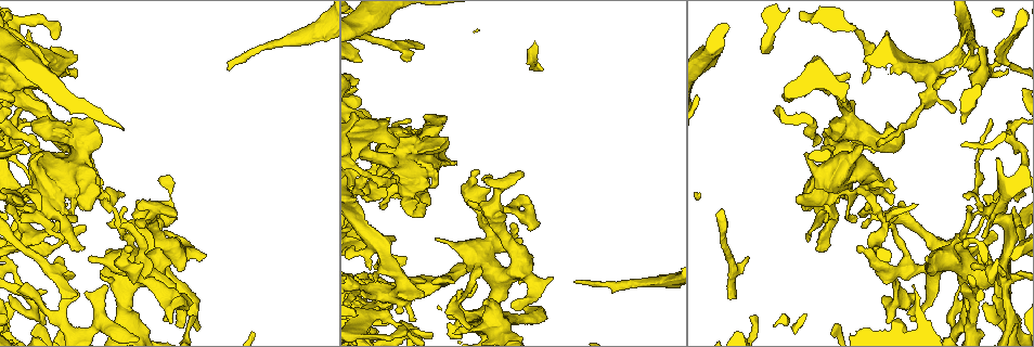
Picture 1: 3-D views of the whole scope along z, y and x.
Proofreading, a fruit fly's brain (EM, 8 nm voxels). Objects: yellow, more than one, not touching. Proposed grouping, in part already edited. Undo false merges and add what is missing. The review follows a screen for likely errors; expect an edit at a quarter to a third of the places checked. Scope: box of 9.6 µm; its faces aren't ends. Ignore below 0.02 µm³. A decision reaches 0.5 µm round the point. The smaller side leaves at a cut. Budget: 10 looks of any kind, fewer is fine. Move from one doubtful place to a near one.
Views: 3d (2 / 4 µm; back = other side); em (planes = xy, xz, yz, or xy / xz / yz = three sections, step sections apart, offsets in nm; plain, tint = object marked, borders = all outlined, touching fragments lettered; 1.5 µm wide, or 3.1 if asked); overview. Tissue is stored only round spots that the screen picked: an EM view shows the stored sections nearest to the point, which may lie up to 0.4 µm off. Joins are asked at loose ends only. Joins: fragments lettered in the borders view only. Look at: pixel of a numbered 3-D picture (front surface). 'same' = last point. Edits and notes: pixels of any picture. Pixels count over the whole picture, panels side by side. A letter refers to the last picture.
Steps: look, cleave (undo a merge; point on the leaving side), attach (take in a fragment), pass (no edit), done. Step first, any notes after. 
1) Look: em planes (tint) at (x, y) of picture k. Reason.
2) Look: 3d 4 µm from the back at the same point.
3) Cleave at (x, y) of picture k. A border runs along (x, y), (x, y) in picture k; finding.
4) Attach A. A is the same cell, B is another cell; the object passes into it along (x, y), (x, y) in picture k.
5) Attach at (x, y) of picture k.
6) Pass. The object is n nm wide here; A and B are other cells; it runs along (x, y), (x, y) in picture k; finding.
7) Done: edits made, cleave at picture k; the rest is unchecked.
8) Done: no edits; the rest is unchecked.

Look: em planes (plain) at (355, 88) of picture 1. Free end.

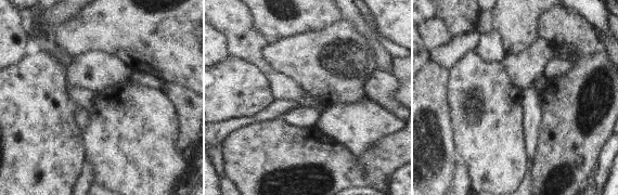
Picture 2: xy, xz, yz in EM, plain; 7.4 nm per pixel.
Look: em planes (borders) at the same point. See the neighbours.

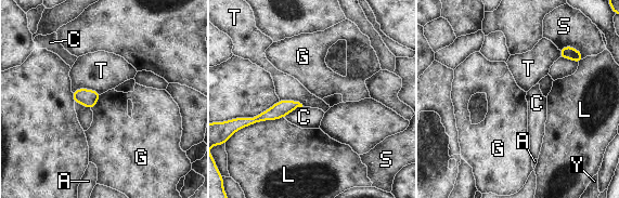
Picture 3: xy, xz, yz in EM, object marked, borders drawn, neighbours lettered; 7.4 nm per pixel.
Pass. A, C, G, L, S, T and Y are other cells; a border runs along (101, 94), (91, 109) in picture 3; no lettered fragment goes on from it.

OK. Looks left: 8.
Look: em planes (borders) at (424, 47) of picture 1. Free end.

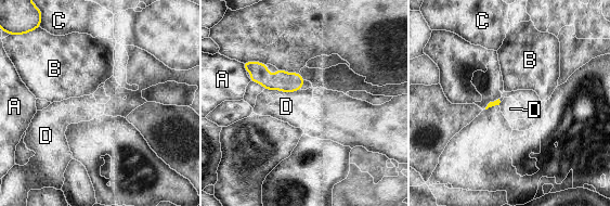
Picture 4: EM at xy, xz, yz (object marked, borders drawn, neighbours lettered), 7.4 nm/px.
Pass. A, B, C and D are other cells; it runs along (246, 65), (269, 81), (299, 86) in picture 4; no lettered fragment goes on from it.

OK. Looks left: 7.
Look: em yz step 4 (tint) at (527, 229) of picture 1. An open end.

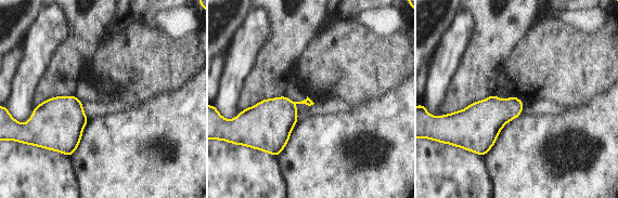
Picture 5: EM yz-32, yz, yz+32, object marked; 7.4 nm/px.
Look: em planes (tint) at the same point.

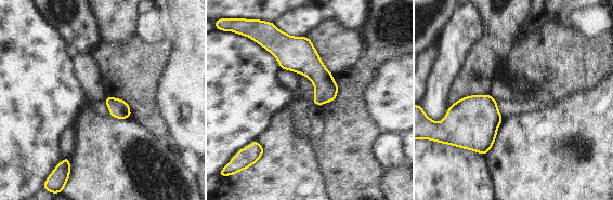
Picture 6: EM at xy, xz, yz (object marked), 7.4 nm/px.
Look: em planes (borders) at the same point.

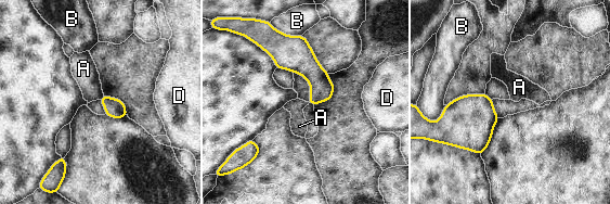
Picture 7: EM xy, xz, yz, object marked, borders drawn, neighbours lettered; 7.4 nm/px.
Pass. A, B and D are other cells; a border runs along (103, 94), (99, 99) in picture 7; none of them fits.

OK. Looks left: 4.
Look: 3d 4 µm at (373, 278) of picture 1. Free end.

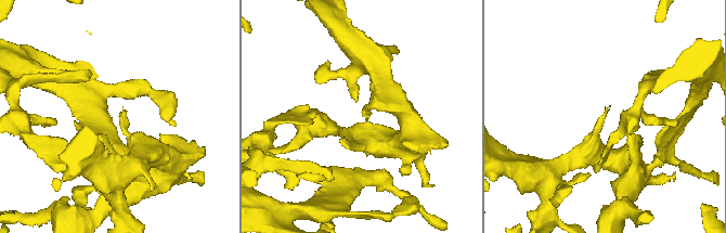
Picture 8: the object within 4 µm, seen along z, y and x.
Look: em planes (borders) at (366, 119) of picture 8. Now the EM.

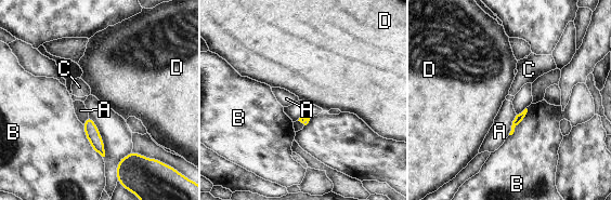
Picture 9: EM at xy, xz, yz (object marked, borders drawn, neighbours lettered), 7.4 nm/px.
Pass. A, B, C and D are other cells; a border runs along (83, 125), (90, 145), (102, 157) in picture 9; no lettered fragment goes on from it.

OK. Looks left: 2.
Done: no edits; the rest is unchecked.

